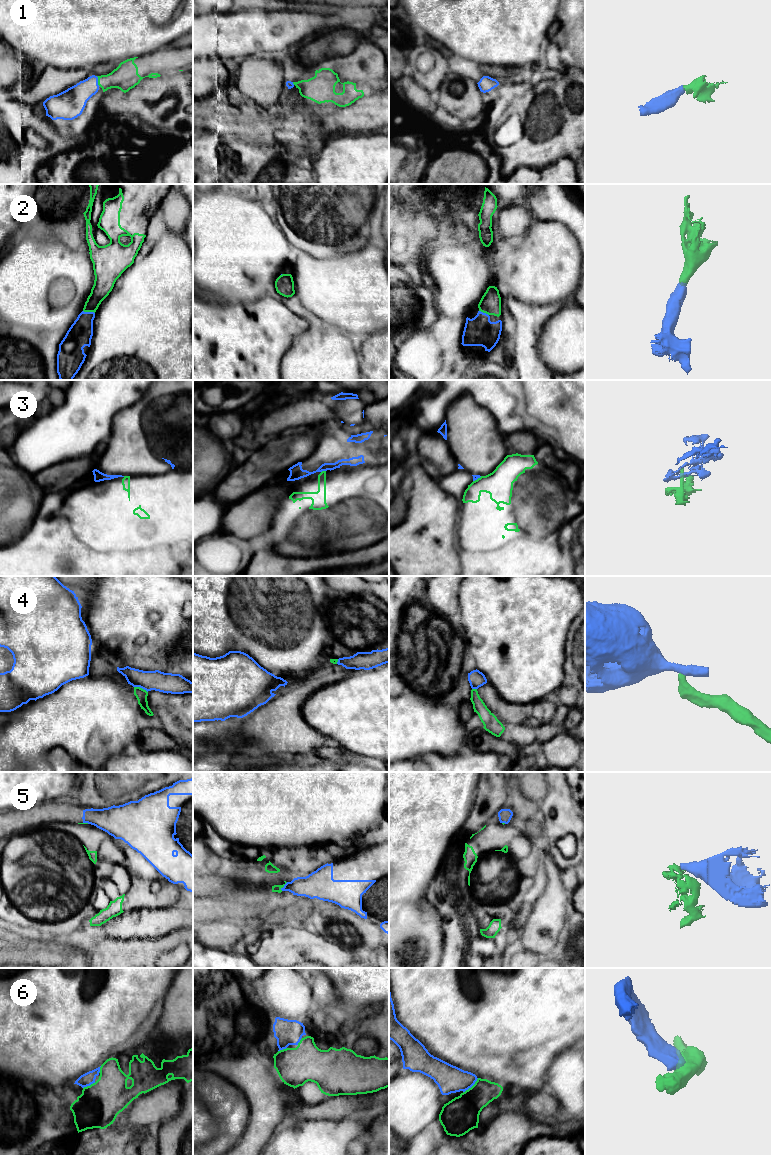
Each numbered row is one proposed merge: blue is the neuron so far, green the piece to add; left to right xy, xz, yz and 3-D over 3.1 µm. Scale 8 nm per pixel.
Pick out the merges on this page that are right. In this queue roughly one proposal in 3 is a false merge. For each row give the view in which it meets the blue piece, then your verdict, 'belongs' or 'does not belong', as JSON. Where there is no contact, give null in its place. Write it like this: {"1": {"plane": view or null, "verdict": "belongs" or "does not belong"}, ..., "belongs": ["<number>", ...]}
{"1": {"plane": "xy", "verdict": "belongs"}, "2": {"plane": "xy", "verdict": "belongs"}, "3": {"plane": "xz", "verdict": "does not belong"}, "4": {"plane": "xy", "verdict": "does not belong"}, "5": {"plane": "xz", "verdict": "does not belong"}, "6": {"plane": "yz", "verdict": "belongs"}, "belongs": ["1", "2", "6"]}

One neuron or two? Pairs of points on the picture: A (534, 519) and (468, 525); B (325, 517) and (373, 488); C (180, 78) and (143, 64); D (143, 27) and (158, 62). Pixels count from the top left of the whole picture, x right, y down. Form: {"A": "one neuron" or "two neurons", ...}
{"A": "one neuron", "B": "one neuron", "C": "two neurons", "D": "two neurons"}

